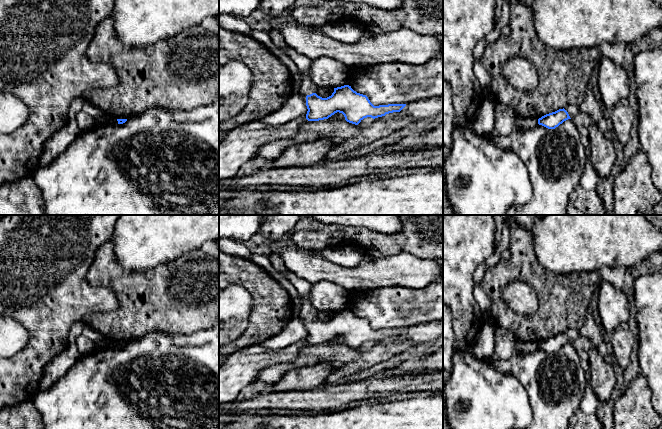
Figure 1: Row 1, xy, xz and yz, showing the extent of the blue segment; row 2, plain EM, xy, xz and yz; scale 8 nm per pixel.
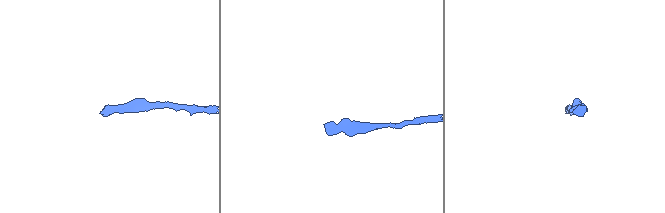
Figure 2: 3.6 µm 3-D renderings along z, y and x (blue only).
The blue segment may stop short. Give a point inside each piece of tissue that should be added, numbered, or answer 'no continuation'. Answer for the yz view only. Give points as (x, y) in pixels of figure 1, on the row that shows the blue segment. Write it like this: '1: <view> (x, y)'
no continuation

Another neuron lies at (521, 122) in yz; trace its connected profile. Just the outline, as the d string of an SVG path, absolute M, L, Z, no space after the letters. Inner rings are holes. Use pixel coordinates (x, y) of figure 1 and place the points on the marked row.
M516 117L515 129L531 129L538 125L538 119L533 117Z

